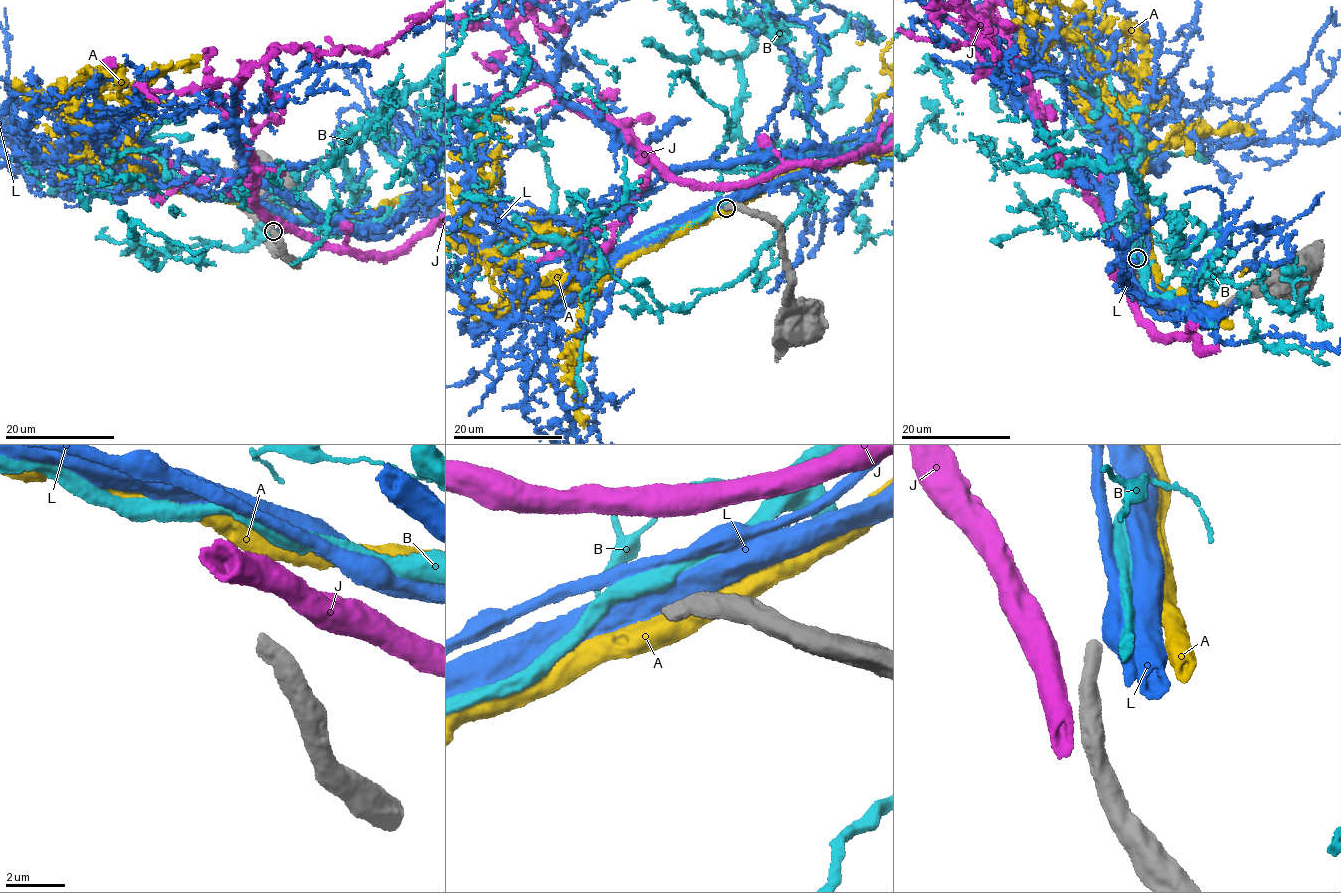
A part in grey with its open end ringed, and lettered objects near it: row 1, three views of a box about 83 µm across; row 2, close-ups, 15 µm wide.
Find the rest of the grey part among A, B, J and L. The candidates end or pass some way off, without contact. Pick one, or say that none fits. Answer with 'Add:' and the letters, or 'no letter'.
Add: no letter

